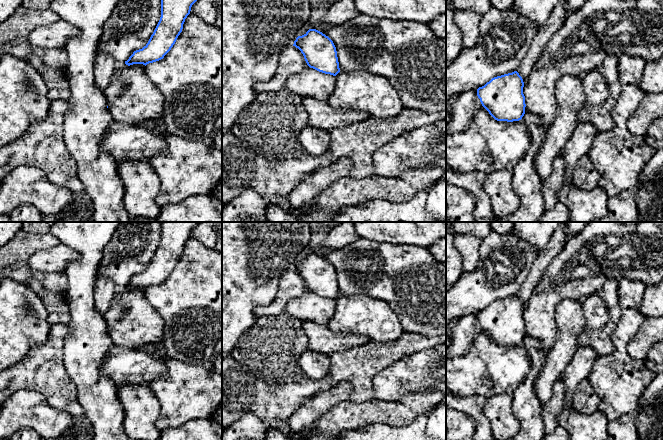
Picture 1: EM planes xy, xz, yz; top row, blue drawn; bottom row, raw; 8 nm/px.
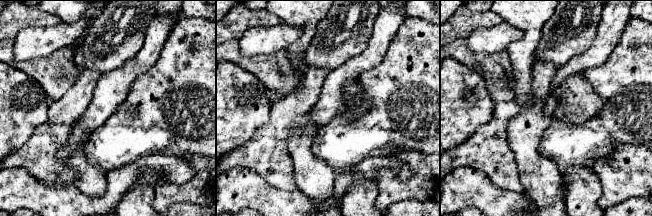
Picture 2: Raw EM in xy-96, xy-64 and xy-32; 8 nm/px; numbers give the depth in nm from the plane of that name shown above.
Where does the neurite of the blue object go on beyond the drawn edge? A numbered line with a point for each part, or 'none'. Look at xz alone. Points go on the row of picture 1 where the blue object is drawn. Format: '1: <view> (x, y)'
none

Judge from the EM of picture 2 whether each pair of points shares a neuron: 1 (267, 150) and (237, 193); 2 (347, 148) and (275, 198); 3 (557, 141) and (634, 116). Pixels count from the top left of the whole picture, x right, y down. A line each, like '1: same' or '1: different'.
1: different
2: different
3: same

